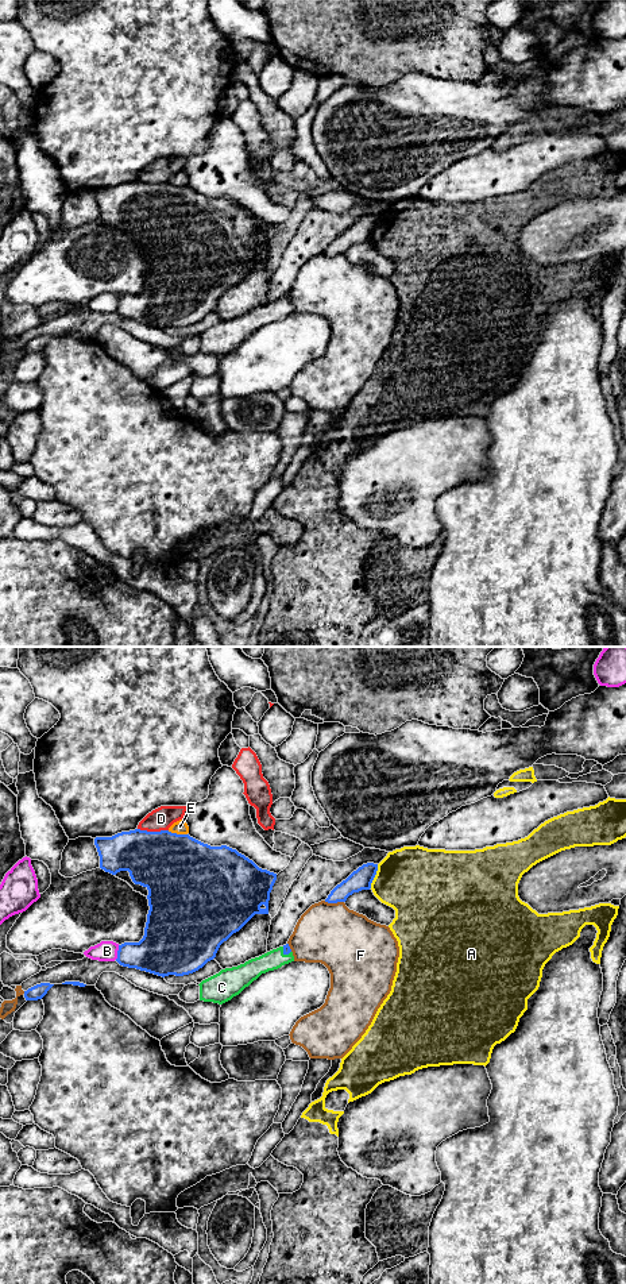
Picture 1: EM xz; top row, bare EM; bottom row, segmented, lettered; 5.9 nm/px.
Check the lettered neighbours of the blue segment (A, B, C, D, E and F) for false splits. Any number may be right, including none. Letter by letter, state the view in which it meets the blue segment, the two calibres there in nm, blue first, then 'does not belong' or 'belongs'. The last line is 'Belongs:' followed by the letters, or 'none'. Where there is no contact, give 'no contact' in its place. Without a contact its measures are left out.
A: xz | 130/420 nm | does not belong
B: xz | 260/130 nm | does not belong
C: xz | 50/120 nm | belongs
D: xz | 400/140 nm | does not belong
E: xz | 440/80 nm | does not belong
F: xz | 130/380 nm | does not belong
Belongs: C

